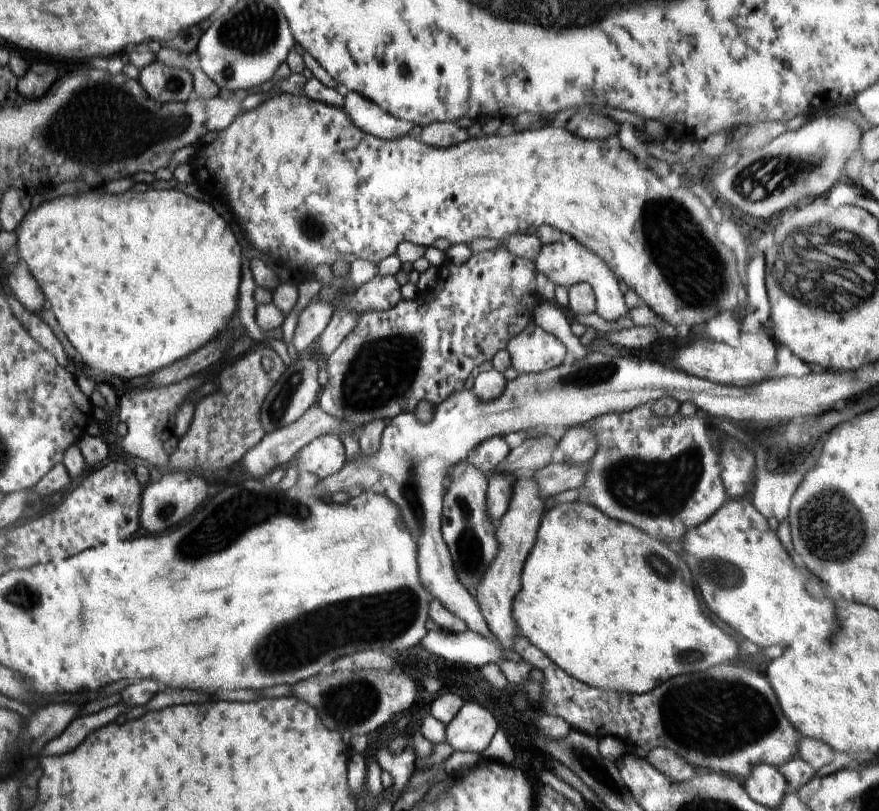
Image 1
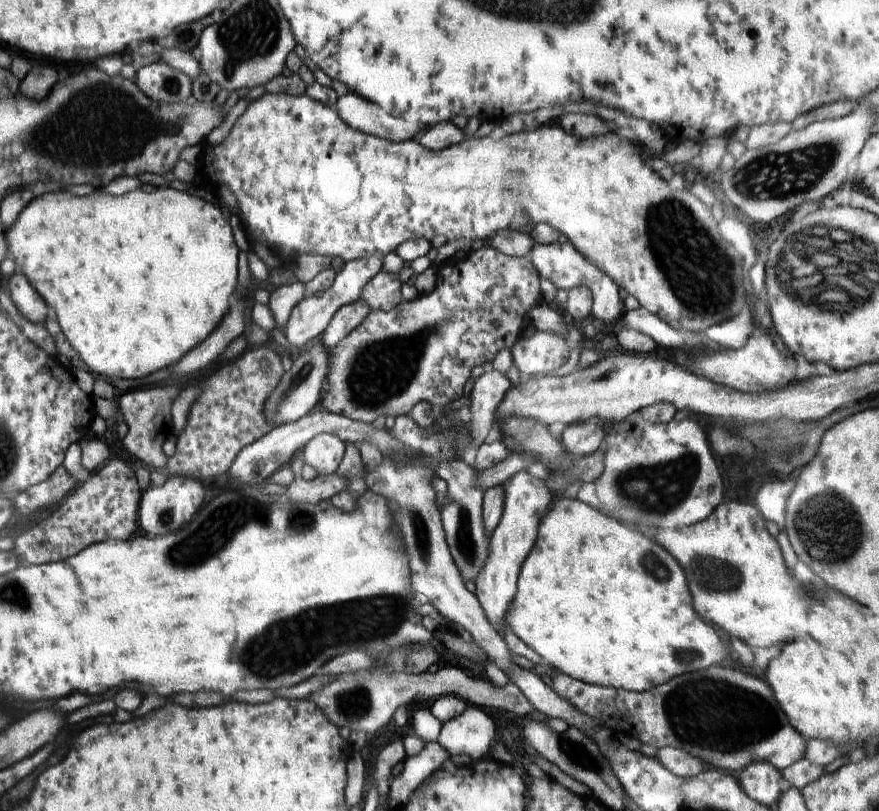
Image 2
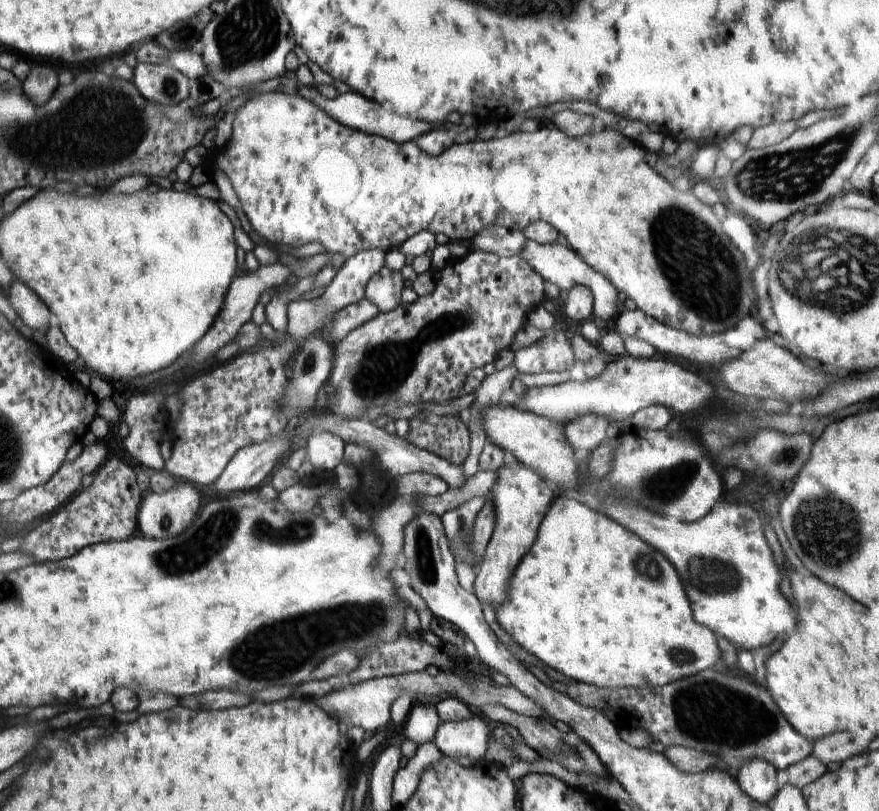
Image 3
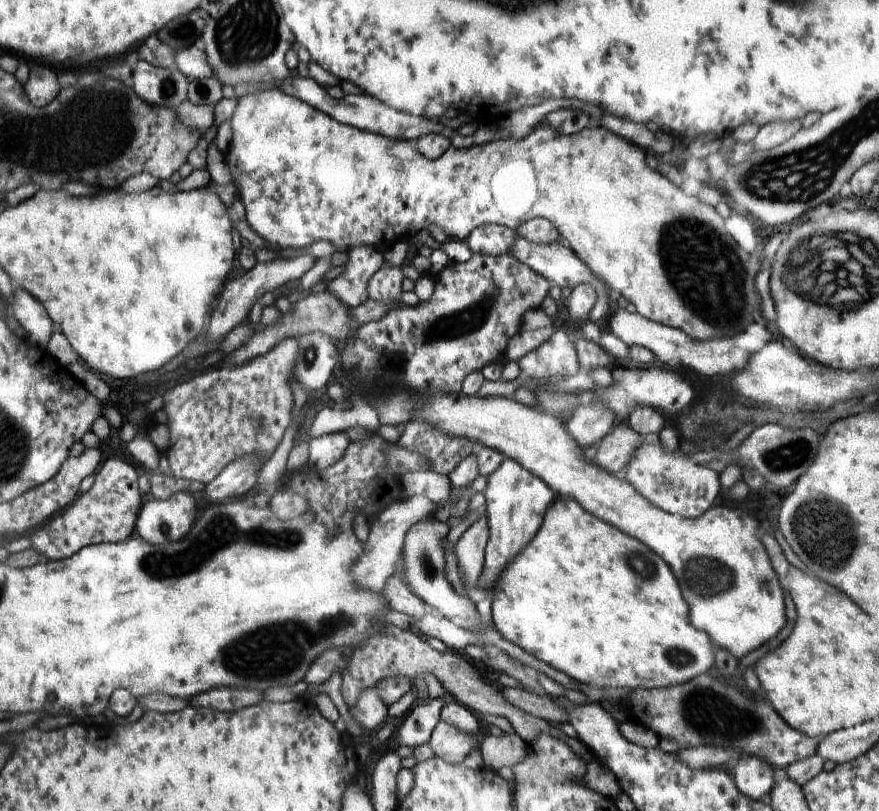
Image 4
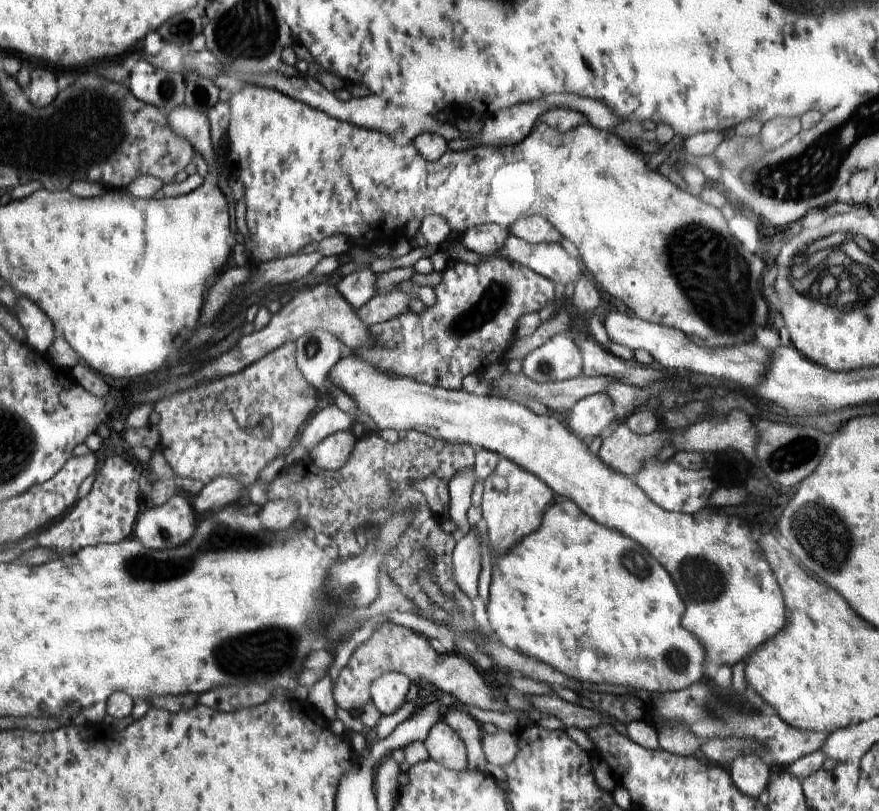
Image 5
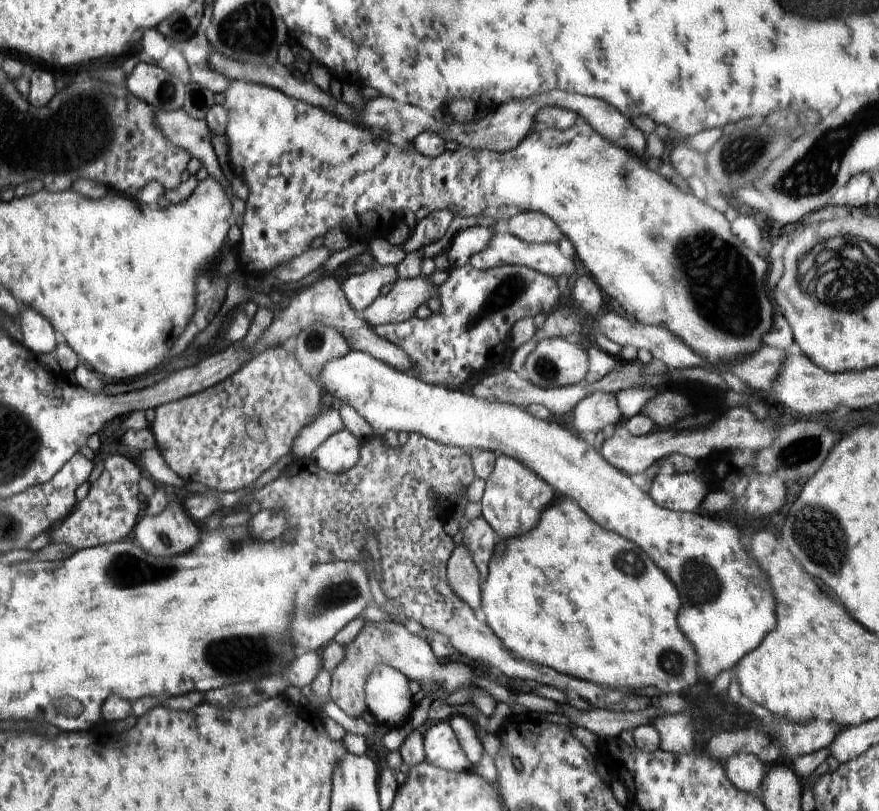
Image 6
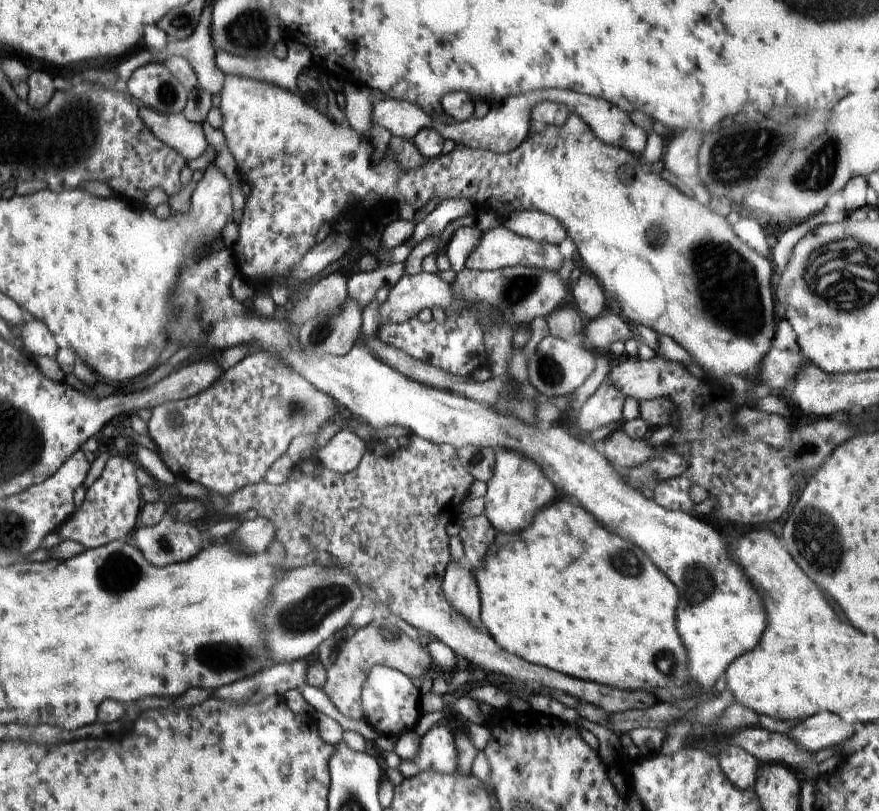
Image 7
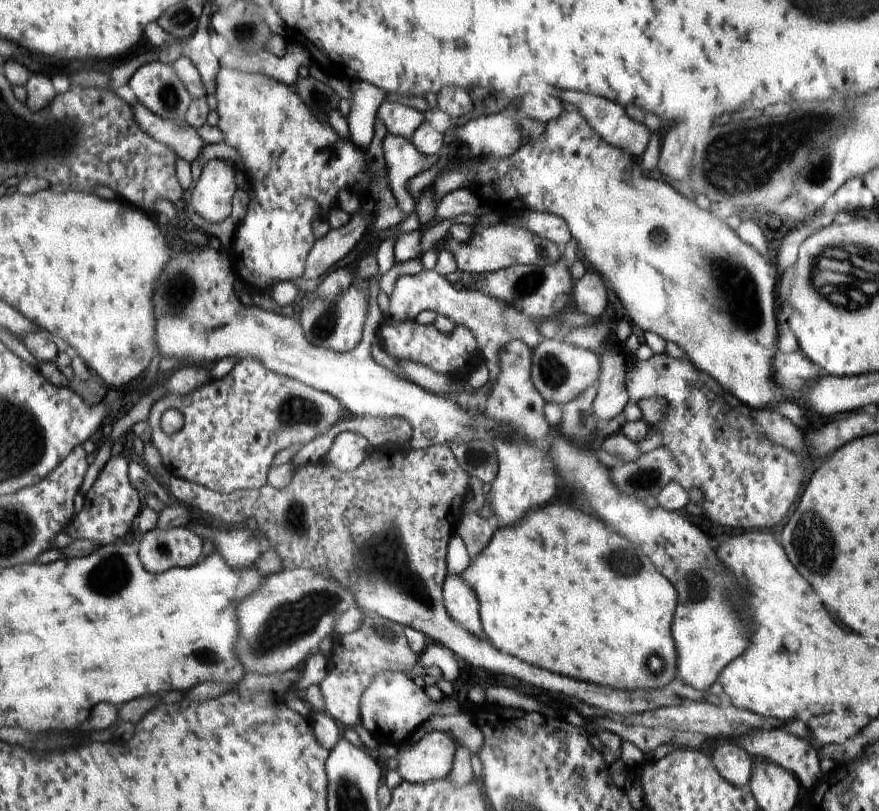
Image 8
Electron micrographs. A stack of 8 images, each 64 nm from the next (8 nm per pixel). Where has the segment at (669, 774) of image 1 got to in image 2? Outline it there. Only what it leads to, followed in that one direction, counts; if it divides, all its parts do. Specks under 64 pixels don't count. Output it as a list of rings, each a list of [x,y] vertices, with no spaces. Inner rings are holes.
[[[670,746],[652,752],[654,757],[674,775],[689,778],[706,769],[706,764],[696,756]]]

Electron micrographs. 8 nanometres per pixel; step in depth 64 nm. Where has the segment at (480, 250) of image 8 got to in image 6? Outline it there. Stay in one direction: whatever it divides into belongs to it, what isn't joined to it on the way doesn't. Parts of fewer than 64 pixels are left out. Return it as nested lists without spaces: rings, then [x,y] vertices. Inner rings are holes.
[[[503,227],[493,234],[490,242],[476,254],[469,257],[469,263],[476,270],[491,269],[498,265],[520,265],[553,277],[555,280],[565,274],[569,276],[575,272],[574,261],[571,257],[560,252],[556,243],[531,243],[505,231]]]

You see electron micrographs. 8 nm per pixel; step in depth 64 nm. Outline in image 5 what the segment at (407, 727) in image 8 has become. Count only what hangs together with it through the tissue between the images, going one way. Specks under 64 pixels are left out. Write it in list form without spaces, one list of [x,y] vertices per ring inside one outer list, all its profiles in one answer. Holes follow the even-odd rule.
[[[382,673],[370,683],[370,704],[374,703],[381,716],[394,714],[406,702],[406,693],[411,683],[404,673]]]

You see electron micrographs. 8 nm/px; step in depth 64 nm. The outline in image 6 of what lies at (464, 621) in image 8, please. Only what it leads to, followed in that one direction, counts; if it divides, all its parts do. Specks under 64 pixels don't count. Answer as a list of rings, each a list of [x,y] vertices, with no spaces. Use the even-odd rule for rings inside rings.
[[[462,544],[452,551],[448,559],[447,579],[453,594],[476,614],[477,608],[481,606],[482,580]]]

